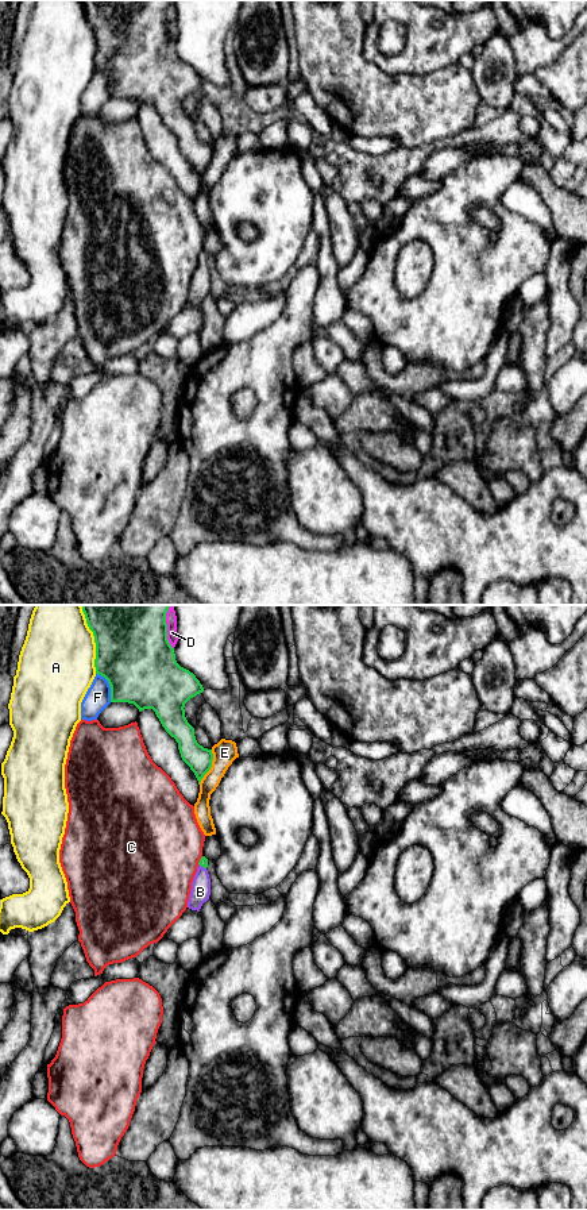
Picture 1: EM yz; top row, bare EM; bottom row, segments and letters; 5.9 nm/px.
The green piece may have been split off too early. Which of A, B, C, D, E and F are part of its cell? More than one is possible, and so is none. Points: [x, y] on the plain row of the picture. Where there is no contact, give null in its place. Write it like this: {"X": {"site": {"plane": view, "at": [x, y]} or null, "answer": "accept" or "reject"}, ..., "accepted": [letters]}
{"A": {"site": {"plane": "yz", "at": [95, 34]}, "answer": "reject"}, "B": {"site": {"plane": "yz", "at": [203, 261]}, "answer": "accept"}, "C": {"site": {"plane": "yz", "at": [200, 255]}, "answer": "reject"}, "D": {"site": {"plane": "yz", "at": [166, 22]}, "answer": "reject"}, "E": {"site": {"plane": "yz", "at": [211, 161]}, "answer": "reject"}, "F": {"site": {"plane": "yz", "at": [109, 80]}, "answer": "reject"}, "accepted": ["B"]}

